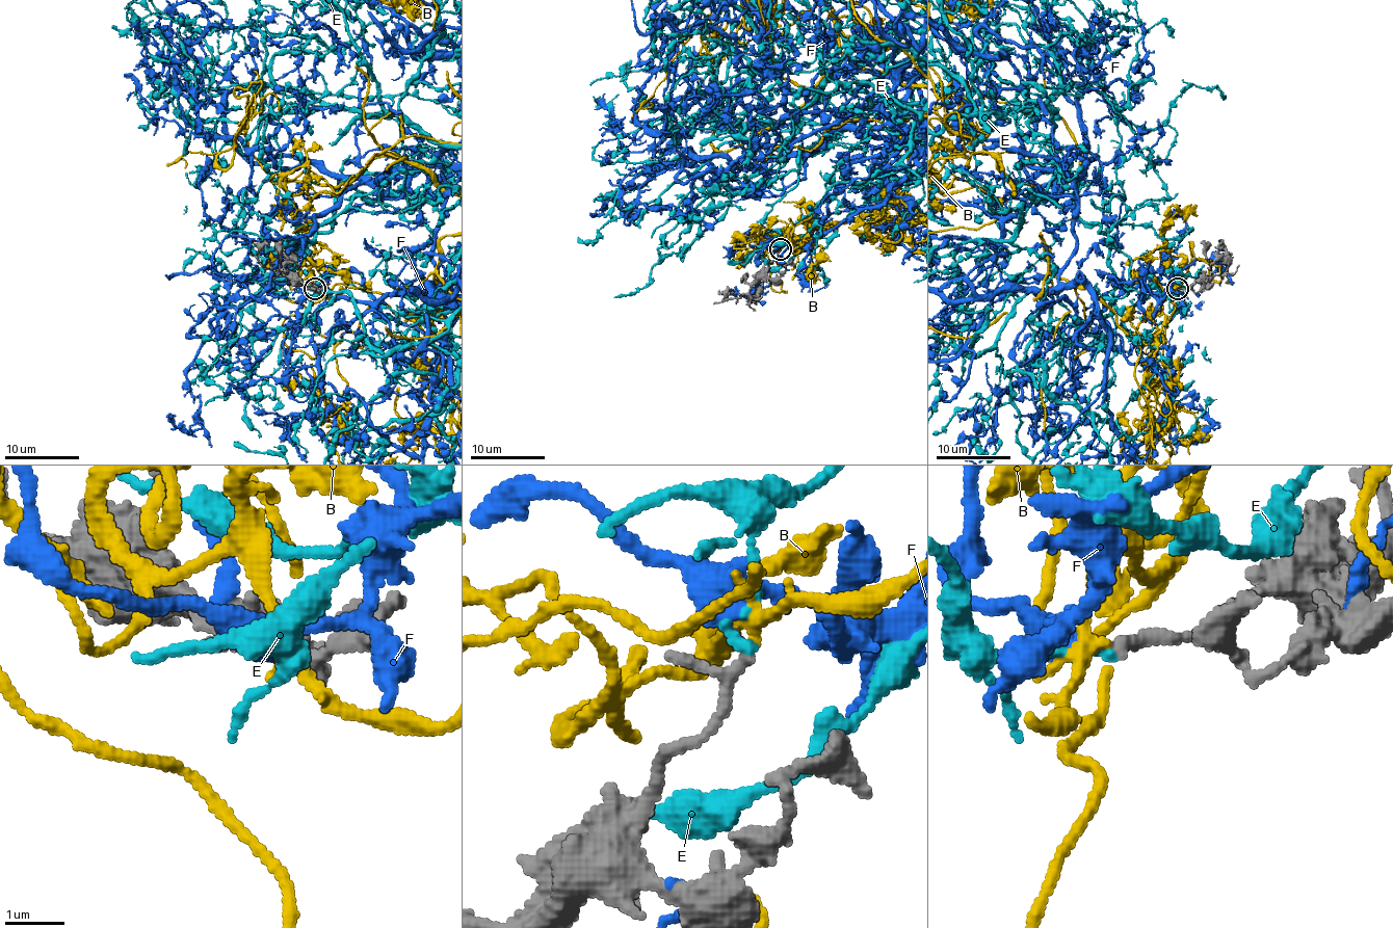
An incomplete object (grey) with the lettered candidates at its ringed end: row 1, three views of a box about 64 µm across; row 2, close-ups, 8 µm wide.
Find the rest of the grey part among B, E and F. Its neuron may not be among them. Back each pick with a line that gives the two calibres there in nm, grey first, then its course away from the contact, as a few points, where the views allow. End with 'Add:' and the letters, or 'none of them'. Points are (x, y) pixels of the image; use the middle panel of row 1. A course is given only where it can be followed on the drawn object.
B: Thickness 180 nm (grey) against 170 nm
Add: B

